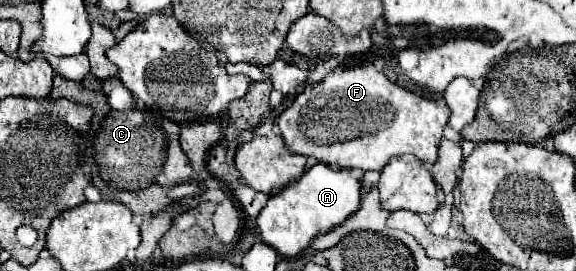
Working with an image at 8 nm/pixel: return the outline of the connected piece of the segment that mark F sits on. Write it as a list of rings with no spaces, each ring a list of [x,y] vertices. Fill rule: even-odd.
[[[361,65],[339,73],[329,73],[323,83],[315,87],[305,87],[301,95],[293,101],[289,109],[279,115],[279,129],[285,145],[299,155],[311,155],[317,161],[339,167],[339,169],[361,169],[361,171],[381,171],[391,157],[411,153],[423,163],[437,161],[439,141],[449,119],[449,107],[435,103],[431,99],[419,97],[395,83],[391,83],[373,65]]]

